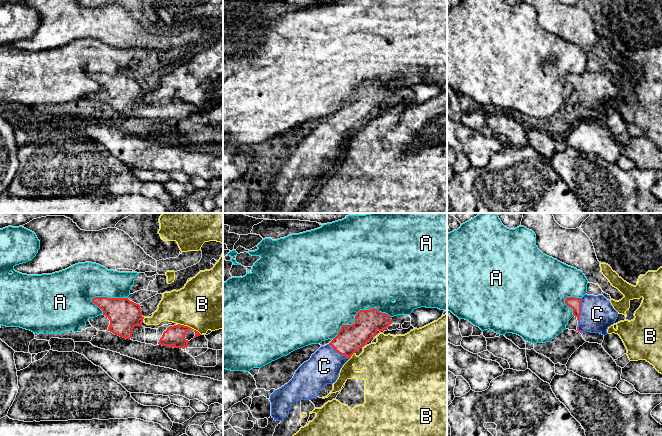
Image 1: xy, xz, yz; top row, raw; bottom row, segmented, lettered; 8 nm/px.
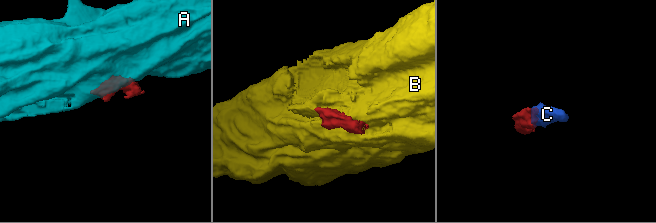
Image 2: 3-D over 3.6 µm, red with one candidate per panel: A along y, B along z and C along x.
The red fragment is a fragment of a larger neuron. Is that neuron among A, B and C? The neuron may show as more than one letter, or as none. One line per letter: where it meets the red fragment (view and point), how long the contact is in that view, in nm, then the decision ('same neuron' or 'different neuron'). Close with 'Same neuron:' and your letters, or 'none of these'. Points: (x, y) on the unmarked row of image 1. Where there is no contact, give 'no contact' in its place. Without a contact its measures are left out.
A: contact xz (356, 90); length 500 nm; different neuron
B: contact xy (189, 103); length 220 nm; different neuron
C: contact yz (580, 86); length 190 nm; same neuron
Same neuron: C

